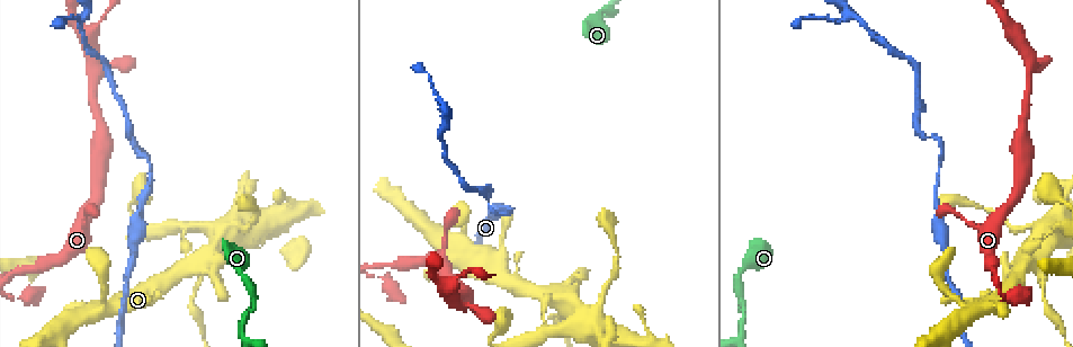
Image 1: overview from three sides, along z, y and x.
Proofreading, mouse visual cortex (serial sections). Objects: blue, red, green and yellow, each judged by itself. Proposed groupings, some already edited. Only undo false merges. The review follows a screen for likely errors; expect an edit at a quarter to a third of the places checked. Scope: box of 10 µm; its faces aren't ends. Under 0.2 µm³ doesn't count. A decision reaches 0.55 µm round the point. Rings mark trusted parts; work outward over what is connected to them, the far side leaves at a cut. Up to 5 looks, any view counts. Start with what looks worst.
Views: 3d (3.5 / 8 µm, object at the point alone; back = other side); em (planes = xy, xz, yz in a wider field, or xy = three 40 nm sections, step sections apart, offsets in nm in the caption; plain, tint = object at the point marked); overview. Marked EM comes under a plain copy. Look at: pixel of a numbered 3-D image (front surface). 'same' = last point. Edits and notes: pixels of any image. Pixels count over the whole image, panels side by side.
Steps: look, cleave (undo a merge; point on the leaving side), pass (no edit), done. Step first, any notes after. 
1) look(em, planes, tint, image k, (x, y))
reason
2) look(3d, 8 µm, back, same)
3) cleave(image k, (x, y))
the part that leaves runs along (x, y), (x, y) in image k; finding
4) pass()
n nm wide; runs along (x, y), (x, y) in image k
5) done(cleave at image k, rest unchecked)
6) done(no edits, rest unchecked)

look(3d, 3.5 µm, image 1, (561, 307))
three arms meet

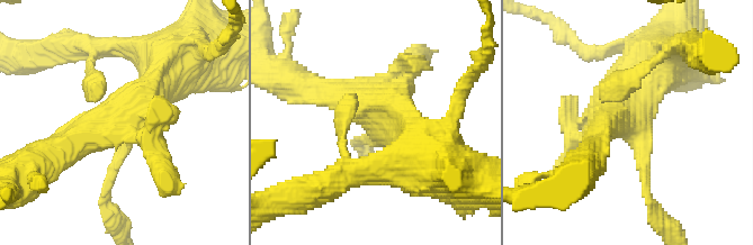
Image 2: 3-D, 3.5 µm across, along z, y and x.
look(em, planes, tint, image 2, (378, 126))

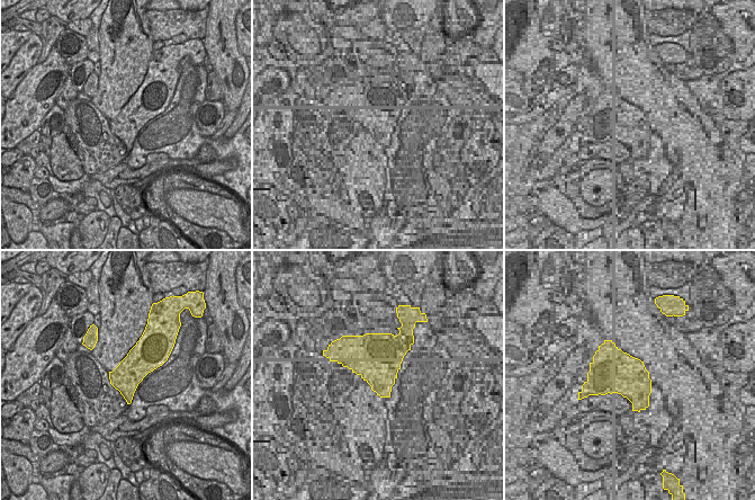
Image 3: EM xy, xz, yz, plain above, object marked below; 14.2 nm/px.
pass()
runs along (63, 147), (130, 116), (188, 51) in image 2; one cell here

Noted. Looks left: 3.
look(3d, 3.5 µm, image 1, (451, 283))
thin arm on a thick one

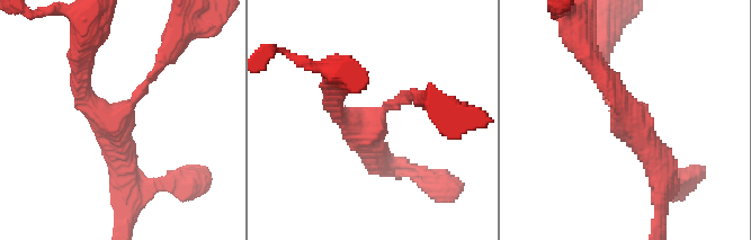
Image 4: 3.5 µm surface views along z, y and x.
look(em, xy, step 1, tint, image 4, (628, 121))
3 arms; arms of 150, 250, 400 nm; now the EM

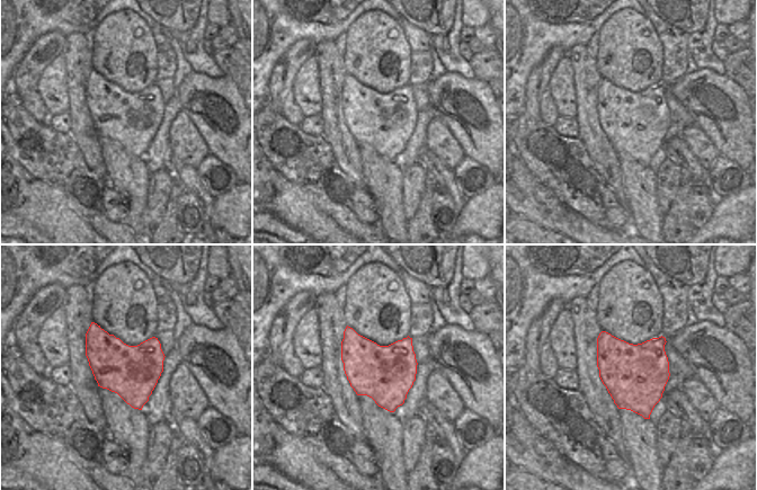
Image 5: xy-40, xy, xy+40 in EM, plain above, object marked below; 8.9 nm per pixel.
pass()
runs along (661, 186), (655, 154), (598, 68) in image 4; one cell here

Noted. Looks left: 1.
done(no edits, rest unchecked)

